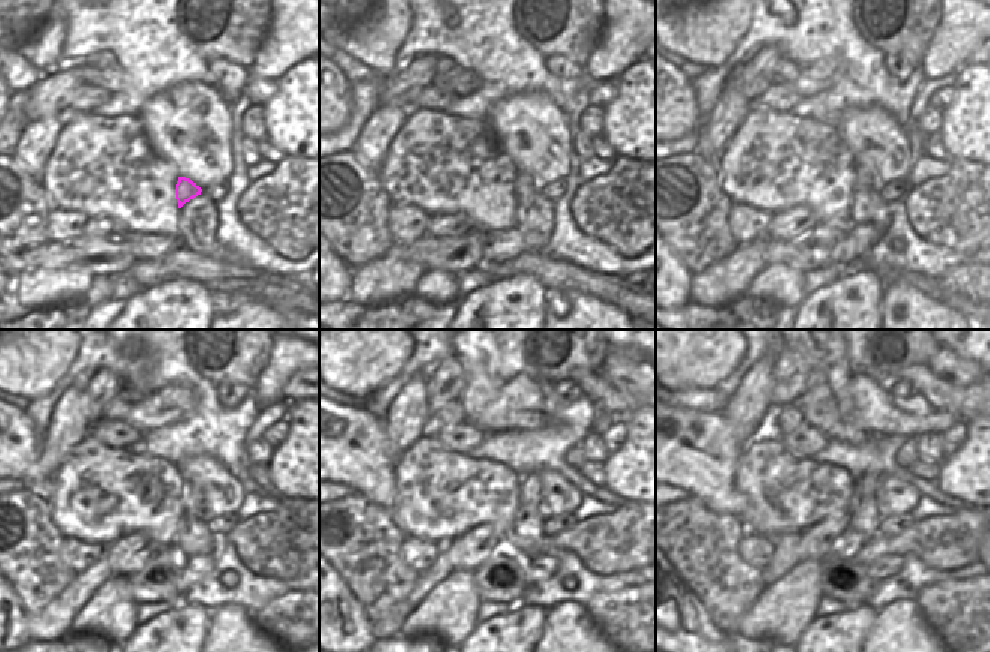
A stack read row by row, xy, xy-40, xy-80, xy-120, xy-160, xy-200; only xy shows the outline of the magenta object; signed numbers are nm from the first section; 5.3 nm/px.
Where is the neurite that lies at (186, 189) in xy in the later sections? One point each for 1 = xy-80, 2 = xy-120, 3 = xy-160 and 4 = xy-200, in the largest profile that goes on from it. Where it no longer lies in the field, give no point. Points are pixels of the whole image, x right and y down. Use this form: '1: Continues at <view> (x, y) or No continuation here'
1: Continues at xy-80 (864, 177)
2: Continues at xy-120 (194, 504)
3: Continues at xy-160 (530, 486)
4: Continues at xy-200 (869, 483).

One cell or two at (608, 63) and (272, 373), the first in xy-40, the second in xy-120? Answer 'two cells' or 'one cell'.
one cell

